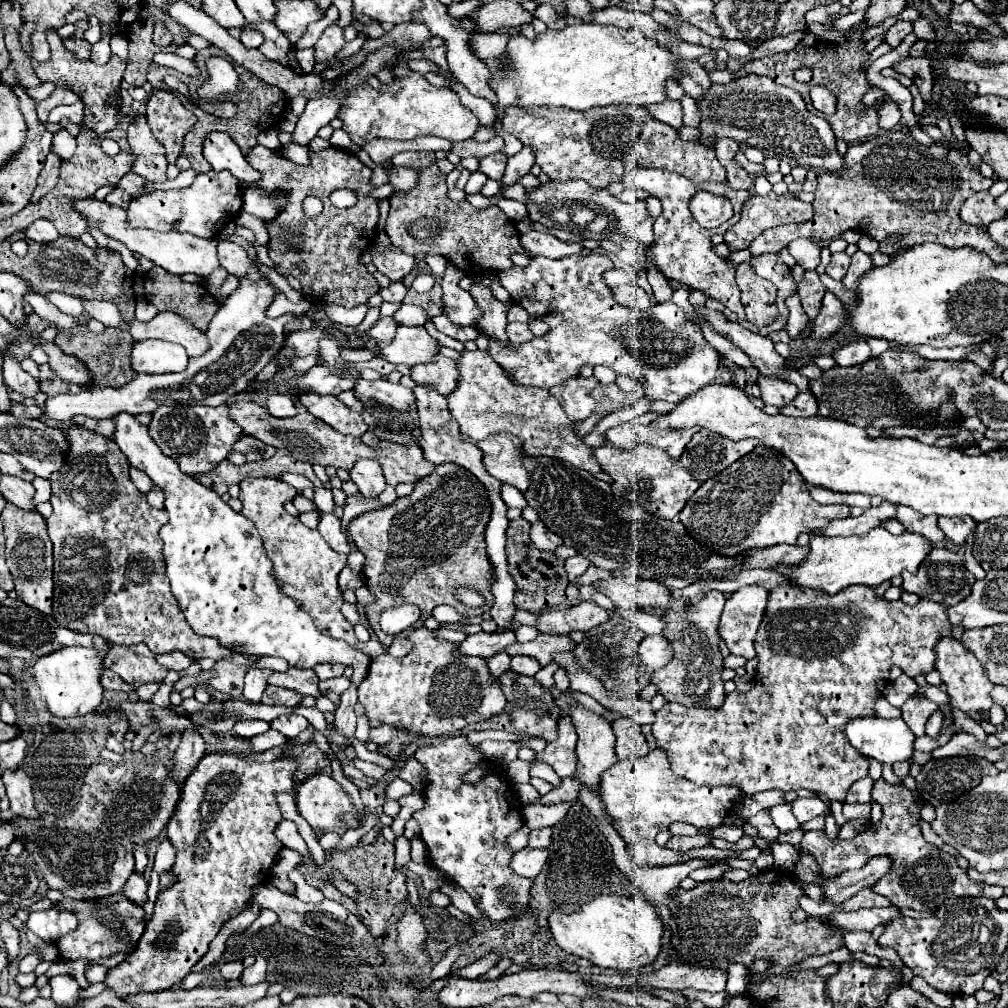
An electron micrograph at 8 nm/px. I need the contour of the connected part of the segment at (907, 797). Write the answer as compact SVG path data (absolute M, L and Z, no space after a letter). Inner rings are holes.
M878 779L872 789L872 799L878 801L884 809L882 821L880 825L868 827L858 837L850 841L830 841L824 835L824 831L804 833L802 843L800 843L802 851L810 851L816 857L826 879L840 875L846 869L860 869L874 855L890 855L894 859L892 871L879 879L871 889L878 895L888 897L892 905L908 907L916 911L928 911L928 909L936 909L938 905L942 905L946 899L952 899L952 897L998 899L1004 895L1002 887L986 885L986 883L978 885L976 881L972 881L956 865L956 859L952 855L924 841L922 831L918 827L920 807L914 803L914 795L910 793L910 789L906 789L904 785L894 787L894 785L888 785L884 779ZM932 858L941 859L936 859L936 863L932 863Z

